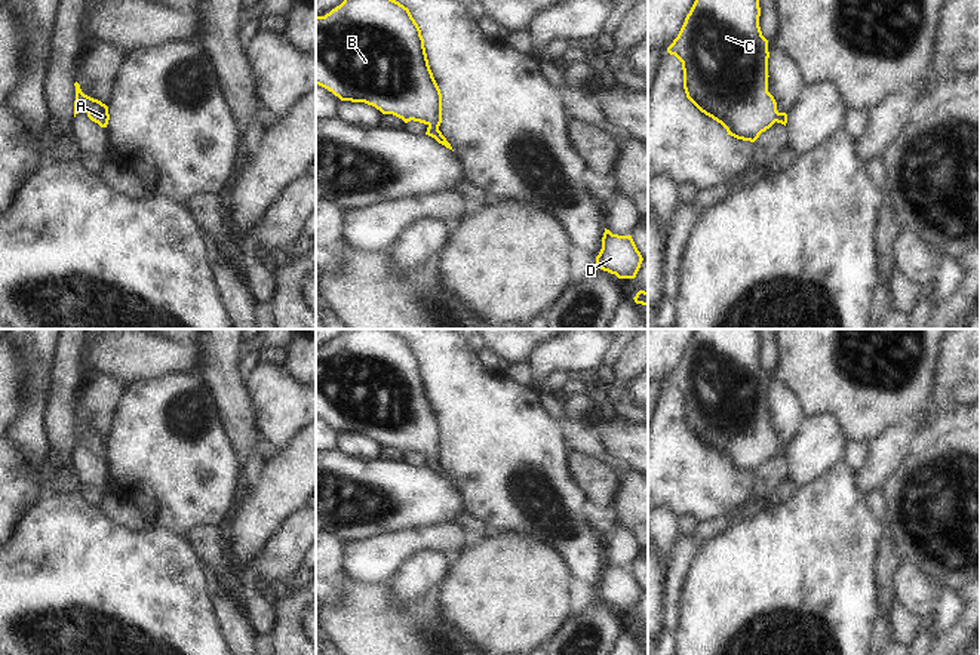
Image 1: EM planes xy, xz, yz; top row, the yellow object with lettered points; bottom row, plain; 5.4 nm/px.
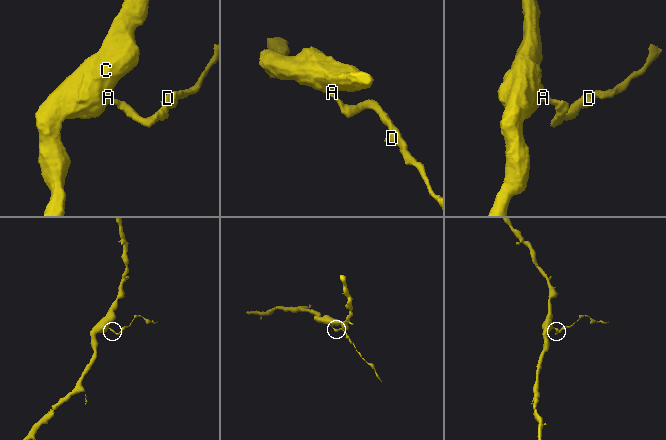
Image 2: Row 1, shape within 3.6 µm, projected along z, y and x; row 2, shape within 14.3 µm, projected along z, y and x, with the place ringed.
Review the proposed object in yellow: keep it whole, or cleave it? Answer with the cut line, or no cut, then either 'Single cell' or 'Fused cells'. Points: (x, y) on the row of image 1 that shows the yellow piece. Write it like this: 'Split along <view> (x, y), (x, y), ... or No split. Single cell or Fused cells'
No split. Single cell

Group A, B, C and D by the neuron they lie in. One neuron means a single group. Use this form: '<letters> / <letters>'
A B C D

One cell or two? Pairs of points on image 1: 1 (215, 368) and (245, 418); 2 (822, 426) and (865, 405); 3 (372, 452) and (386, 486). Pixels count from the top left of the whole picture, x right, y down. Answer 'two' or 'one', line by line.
1: one
2: two
3: two

